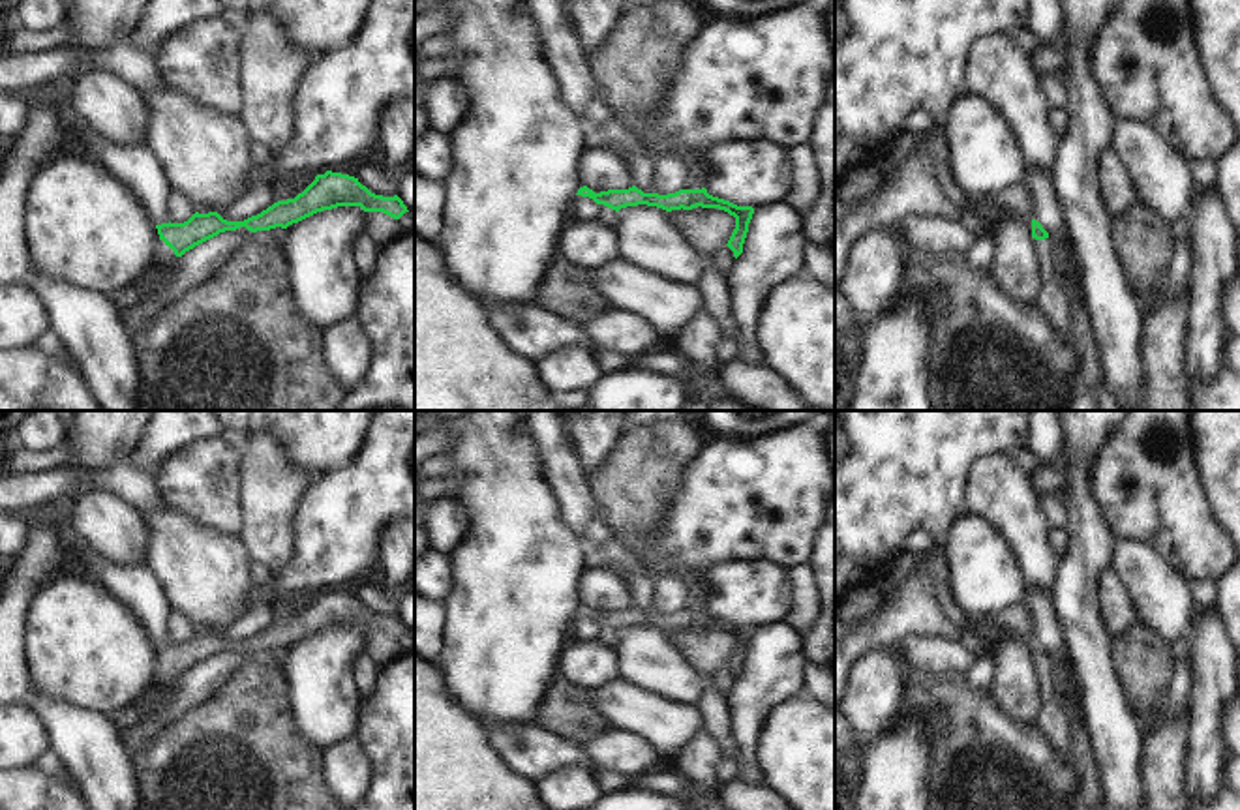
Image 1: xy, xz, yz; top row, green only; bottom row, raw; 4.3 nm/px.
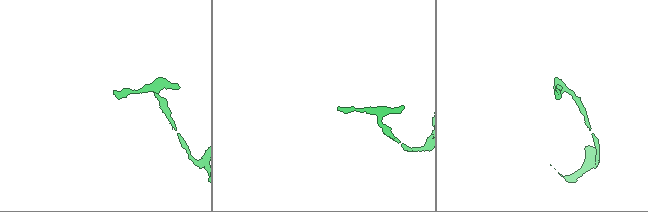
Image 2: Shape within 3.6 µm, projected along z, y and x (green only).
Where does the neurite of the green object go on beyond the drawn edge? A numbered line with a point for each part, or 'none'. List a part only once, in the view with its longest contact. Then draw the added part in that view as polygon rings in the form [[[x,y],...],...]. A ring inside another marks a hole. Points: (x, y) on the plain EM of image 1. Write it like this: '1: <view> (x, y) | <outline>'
1: xy (164, 675) | [[[159,660],[156,677],[152,679],[150,688],[143,696],[143,701],[146,705],[159,703],[159,699],[165,692],[165,686],[171,684],[174,681],[174,677],[176,677],[174,671],[163,660]]]

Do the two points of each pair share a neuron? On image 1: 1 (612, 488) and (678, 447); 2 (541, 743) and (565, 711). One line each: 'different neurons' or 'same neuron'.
1: same neuron
2: different neurons

